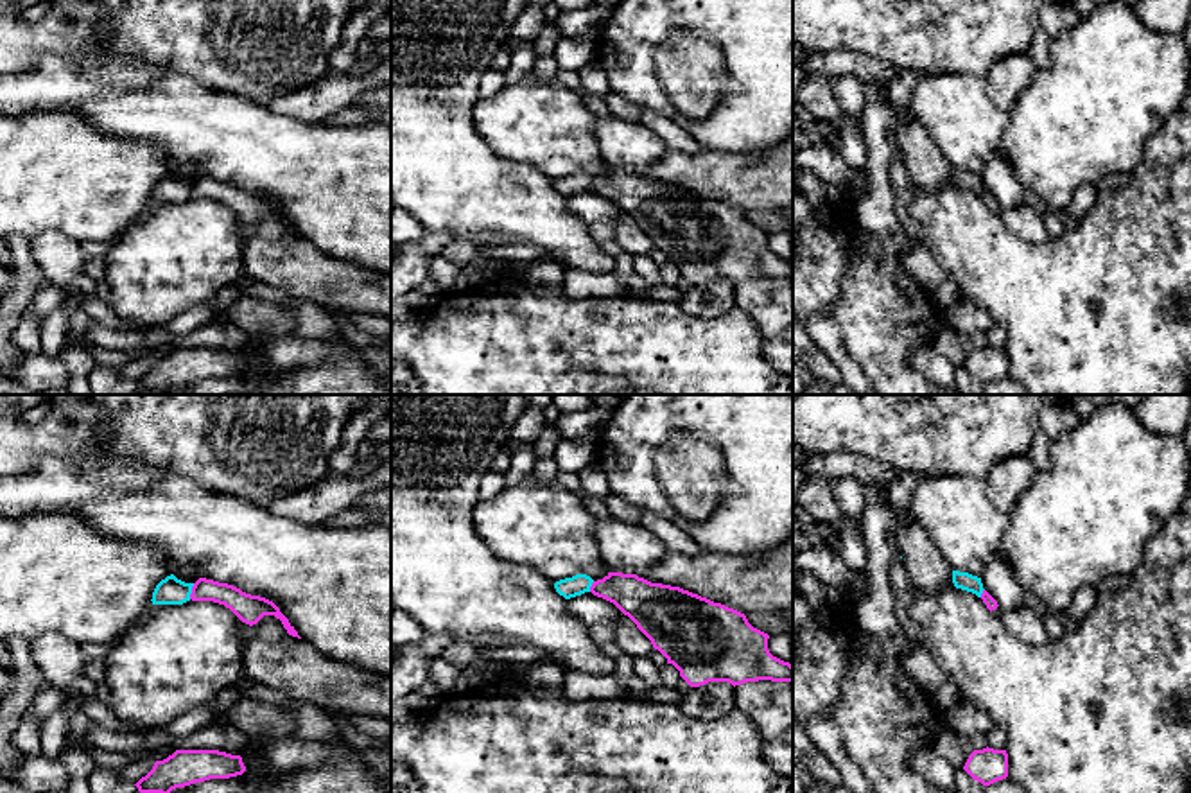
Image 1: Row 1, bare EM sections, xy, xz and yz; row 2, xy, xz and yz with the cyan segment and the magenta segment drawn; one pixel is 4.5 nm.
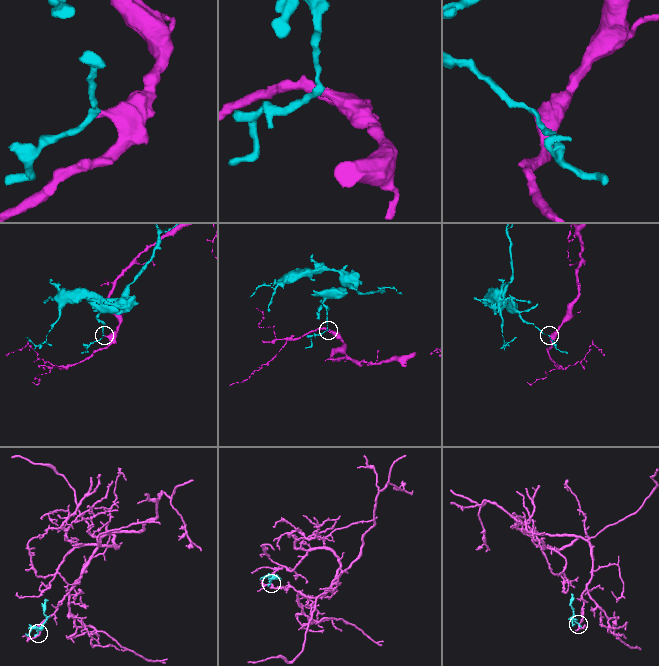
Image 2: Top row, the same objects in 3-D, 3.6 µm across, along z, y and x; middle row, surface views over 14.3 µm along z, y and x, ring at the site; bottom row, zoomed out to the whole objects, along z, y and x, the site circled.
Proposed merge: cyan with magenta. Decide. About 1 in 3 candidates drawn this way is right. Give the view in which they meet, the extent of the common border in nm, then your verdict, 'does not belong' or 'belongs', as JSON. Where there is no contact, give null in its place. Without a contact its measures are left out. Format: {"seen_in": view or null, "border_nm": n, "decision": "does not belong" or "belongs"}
{"seen_in": "xy", "border_nm": 80, "decision": "does not belong"}

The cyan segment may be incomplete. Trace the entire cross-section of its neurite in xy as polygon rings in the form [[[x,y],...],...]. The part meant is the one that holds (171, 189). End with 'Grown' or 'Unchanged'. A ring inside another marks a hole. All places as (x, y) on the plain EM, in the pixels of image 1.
[[[174,172],[161,178],[152,190],[152,203],[183,203],[190,199],[194,181],[185,181]]]. Unchanged

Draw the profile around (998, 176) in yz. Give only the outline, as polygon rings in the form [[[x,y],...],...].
[[[999,147],[987,158],[981,181],[1001,208],[1015,208],[1026,203],[1024,190]]]

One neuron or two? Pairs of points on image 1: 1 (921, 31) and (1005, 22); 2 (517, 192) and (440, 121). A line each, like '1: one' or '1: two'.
1: one
2: one

